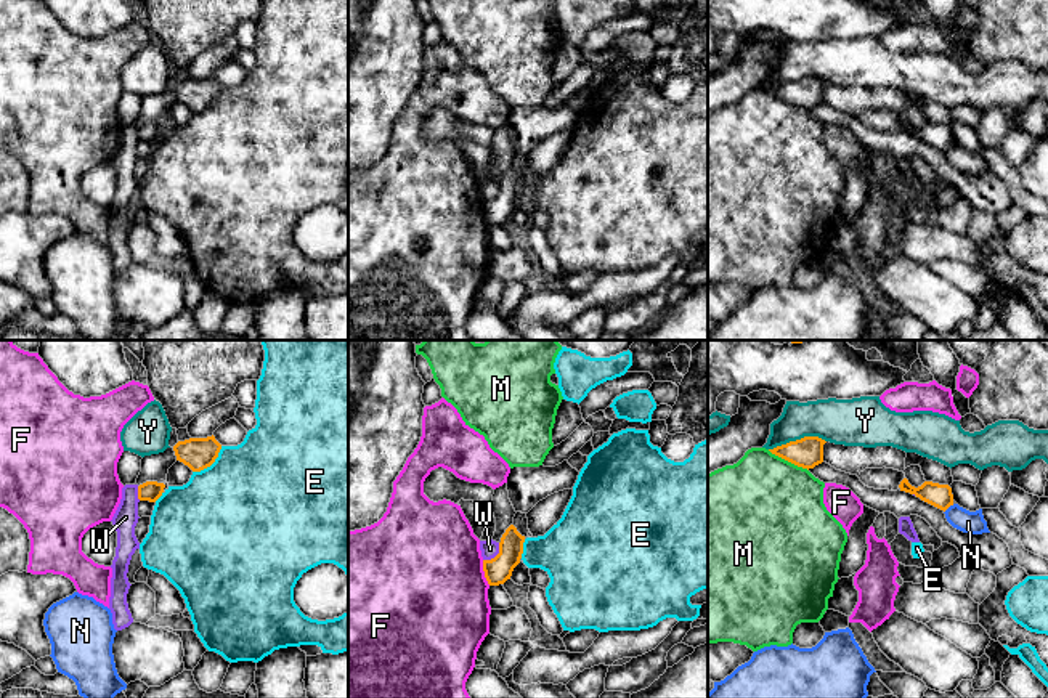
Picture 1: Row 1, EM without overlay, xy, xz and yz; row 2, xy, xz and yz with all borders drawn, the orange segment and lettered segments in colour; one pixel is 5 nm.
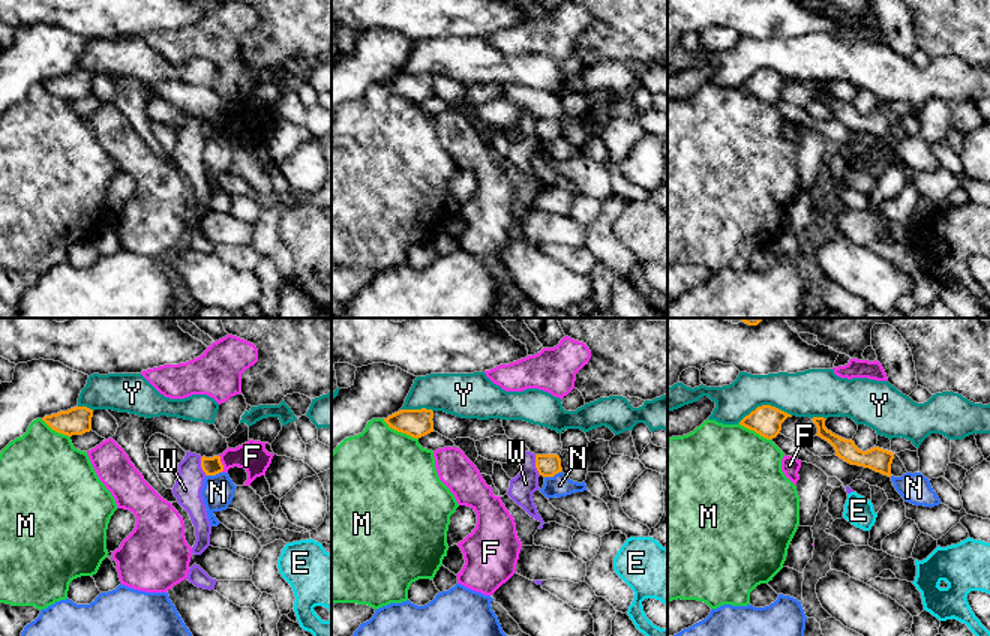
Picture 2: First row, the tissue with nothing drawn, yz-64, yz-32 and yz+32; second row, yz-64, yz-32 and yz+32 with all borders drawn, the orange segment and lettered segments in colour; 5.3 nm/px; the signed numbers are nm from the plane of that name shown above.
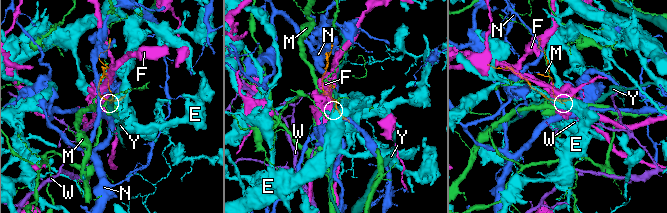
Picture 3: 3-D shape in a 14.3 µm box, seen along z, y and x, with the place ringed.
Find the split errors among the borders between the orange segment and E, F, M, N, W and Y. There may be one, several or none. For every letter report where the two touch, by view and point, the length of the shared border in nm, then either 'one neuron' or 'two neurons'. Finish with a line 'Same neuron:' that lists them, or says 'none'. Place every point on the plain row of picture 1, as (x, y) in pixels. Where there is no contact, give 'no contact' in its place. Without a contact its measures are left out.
E: contact xy (211, 105); length 200 nm; two neurons
F: contact xz (485, 214); length 130 nm; two neurons
M: contact yz (788, 101); length 240 nm; two neurons
N: contact yz (949, 146); length 70 nm; two neurons
W: contact xz (496, 196); length 130 nm; two neurons
Y: contact yz (796, 81); length 300 nm; two neurons
Same neuron: none

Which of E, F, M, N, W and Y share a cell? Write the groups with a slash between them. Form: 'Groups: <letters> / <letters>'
Groups: E / F / M / N / W / Y

